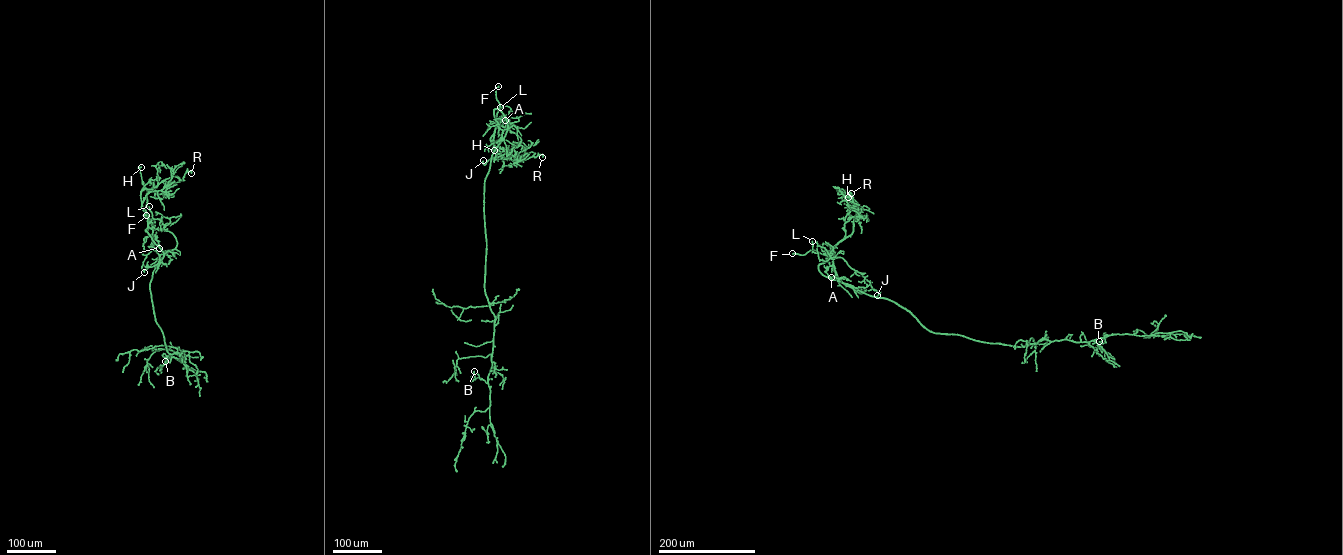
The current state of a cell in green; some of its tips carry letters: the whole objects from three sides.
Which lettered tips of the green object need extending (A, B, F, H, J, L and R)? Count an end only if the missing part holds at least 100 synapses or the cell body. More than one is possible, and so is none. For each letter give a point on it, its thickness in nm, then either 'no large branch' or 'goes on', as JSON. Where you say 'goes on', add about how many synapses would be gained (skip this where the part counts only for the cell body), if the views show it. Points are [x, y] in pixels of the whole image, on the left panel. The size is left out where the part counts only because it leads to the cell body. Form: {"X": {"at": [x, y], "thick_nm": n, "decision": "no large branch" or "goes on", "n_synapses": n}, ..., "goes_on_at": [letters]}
{"A": {"at": [159, 248], "thick_nm": 220, "decision": "no large branch"}, "B": {"at": [165, 361], "thick_nm": 420, "decision": "no large branch"}, "F": {"at": [146, 215], "thick_nm": 400, "decision": "goes on"}, "H": {"at": [141, 167], "thick_nm": 240, "decision": "no large branch"}, "J": {"at": [144, 272], "thick_nm": 220, "decision": "no large branch"}, "L": {"at": [149, 206], "thick_nm": 160, "decision": "no large branch"}, "R": {"at": [191, 173], "thick_nm": 240, "decision": "no large branch"}, "goes_on_at": ["F"]}

